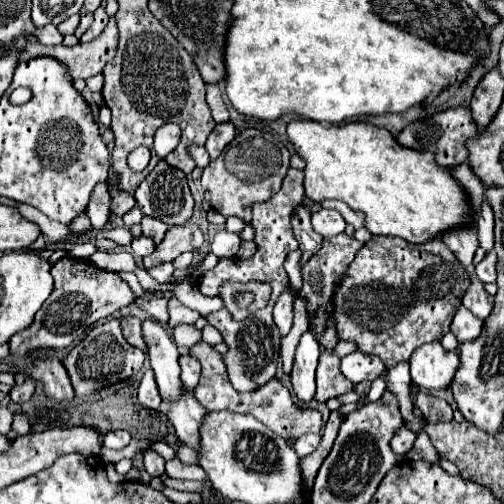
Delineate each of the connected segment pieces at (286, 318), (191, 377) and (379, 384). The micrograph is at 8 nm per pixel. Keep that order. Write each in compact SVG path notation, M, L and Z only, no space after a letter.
M290 288L290 290L286 290L280 298L278 298L278 302L276 302L276 306L274 306L274 322L276 322L276 326L278 326L278 332L280 332L280 338L284 338L288 332L290 332L290 328L292 328L292 300L294 300L296 296L294 296L294 290Z
M184 354L180 356L180 368L182 368L182 384L186 386L188 392L194 392L200 380L200 364L192 356Z
M376 378L374 382L372 382L372 388L370 388L370 392L358 402L358 408L362 408L364 404L368 404L368 402L374 402L374 400L378 400L382 394L384 394L384 388L386 388L386 382L382 380L382 378Z

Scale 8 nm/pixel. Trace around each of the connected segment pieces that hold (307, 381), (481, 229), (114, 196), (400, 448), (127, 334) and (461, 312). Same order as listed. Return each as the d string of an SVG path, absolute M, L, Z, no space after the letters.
M304 332L300 336L300 342L296 346L296 356L294 356L294 366L290 372L290 382L292 382L292 392L302 404L308 404L314 398L316 392L316 366L318 366L318 342L310 332Z
M484 200L480 218L478 218L478 240L480 240L480 248L490 252L494 248L494 216L492 216L492 208L488 206L488 202Z
M110 174L110 180L108 180L108 194L110 194L110 214L112 216L124 216L128 210L136 206L134 196L124 192L118 186L118 180L114 174Z
M404 426L404 428L400 428L400 430L394 434L390 446L392 446L394 454L404 456L404 454L408 454L410 448L414 446L414 440L416 440L416 434Z
M124 316L120 322L122 322L124 338L126 338L132 346L136 346L136 348L140 348L140 350L146 352L148 346L146 346L144 336L142 336L142 320L136 318L136 316Z
M460 306L454 316L452 330L450 330L458 338L458 344L476 340L480 336L480 330L482 330L482 322L472 312L466 312L466 308Z

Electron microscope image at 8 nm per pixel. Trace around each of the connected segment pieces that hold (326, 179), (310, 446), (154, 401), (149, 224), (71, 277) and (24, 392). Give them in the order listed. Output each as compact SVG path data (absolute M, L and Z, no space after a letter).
M292 120L288 138L296 154L306 162L304 188L314 202L336 198L366 214L366 228L372 234L400 236L422 244L444 230L464 226L472 210L468 198L430 152L400 146L386 130L366 122L322 124L314 120Z
M304 434L304 436L300 436L300 438L294 442L294 450L298 452L298 456L304 458L304 456L308 456L310 452L316 450L318 442L320 442L320 434Z
M150 368L144 372L142 382L140 382L140 386L138 386L138 400L140 400L140 404L142 404L144 408L152 408L152 410L160 408L160 404L162 404L160 392L158 392L158 388L156 388L154 372L152 372Z
M144 216L140 224L142 224L142 234L148 236L148 238L152 238L156 244L164 238L164 234L166 234L166 230L168 230L166 224L162 224L160 220L150 220L148 216Z
M64 256L52 266L52 276L54 292L38 310L34 324L10 340L10 354L14 358L26 358L36 350L62 350L72 346L94 322L112 316L116 310L122 310L136 300L132 288L118 276L118 272L100 270L90 260Z
M26 380L22 386L14 386L14 388L10 390L10 400L12 400L12 402L26 402L26 400L30 400L30 396L34 394L34 388L36 388L34 380Z

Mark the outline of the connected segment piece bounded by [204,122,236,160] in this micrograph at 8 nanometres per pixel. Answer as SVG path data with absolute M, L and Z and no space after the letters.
M232 122L218 124L218 126L210 132L210 136L208 136L206 144L204 144L206 150L208 150L208 154L210 154L210 158L212 158L212 160L218 158L218 156L222 154L224 146L226 146L234 136L236 136L236 130L234 130L234 124L232 124Z

